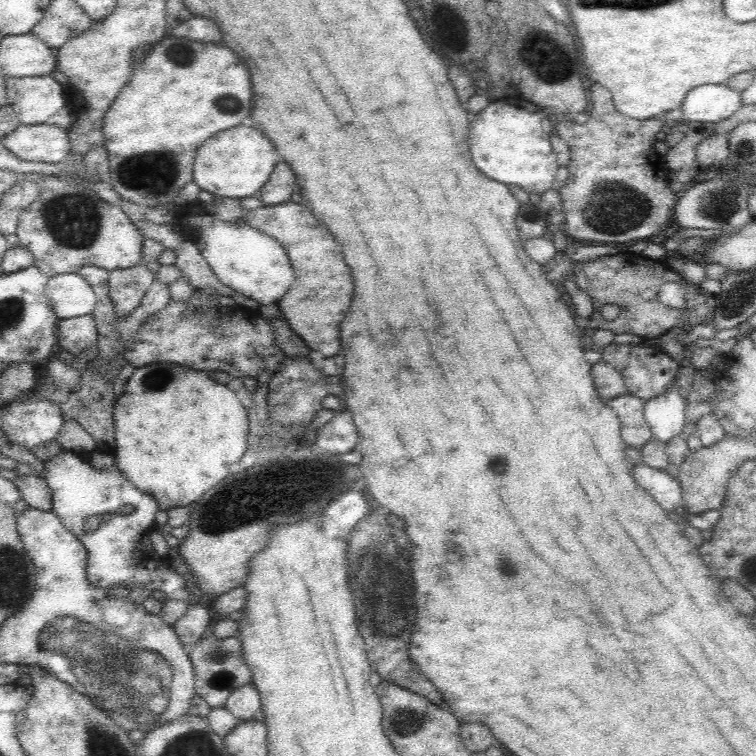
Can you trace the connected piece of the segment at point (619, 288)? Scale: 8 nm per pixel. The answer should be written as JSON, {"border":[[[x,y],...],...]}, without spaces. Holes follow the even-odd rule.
{"border":[[[558,248],[558,253],[551,262],[543,266],[548,280],[562,292],[566,302],[570,302],[570,310],[574,312],[574,320],[579,328],[585,328],[589,332],[598,328],[610,330],[616,334],[636,334],[646,340],[656,338],[660,334],[668,332],[671,328],[682,324],[682,329],[690,329],[695,325],[712,323],[717,306],[716,296],[707,294],[700,286],[692,286],[684,277],[677,274],[674,268],[662,261],[650,260],[646,256],[638,256],[632,252],[626,254],[614,254],[614,256],[598,256],[588,262],[576,263],[569,256],[569,248]],[[572,273],[575,276],[579,291],[590,296],[593,313],[583,319],[576,313],[573,298],[565,290],[564,276]],[[665,282],[678,282],[686,292],[686,308],[668,308],[658,301],[658,292]],[[607,304],[617,304],[620,307],[619,315],[614,320],[606,320],[601,313]]]}

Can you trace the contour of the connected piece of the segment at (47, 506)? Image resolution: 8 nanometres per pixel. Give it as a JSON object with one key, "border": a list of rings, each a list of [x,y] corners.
{"border":[[[22,474],[16,477],[15,485],[27,506],[42,511],[52,511],[53,500],[47,482],[41,476]]]}

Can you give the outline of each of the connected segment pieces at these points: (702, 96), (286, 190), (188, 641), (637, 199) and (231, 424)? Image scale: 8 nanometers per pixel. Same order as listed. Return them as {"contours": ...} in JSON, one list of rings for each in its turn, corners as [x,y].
{"contours":[[[[726,83],[702,84],[690,90],[688,96],[684,98],[680,108],[683,112],[680,120],[717,123],[732,116],[742,105],[741,91],[731,89]]],[[[280,162],[270,174],[268,182],[259,190],[262,204],[275,205],[291,200],[290,196],[294,193],[294,188],[297,188],[294,184],[296,174],[286,162]]],[[[190,604],[188,610],[174,624],[174,630],[178,633],[184,646],[190,648],[204,634],[206,627],[211,624],[210,612],[200,604]]],[[[593,82],[590,84],[592,86],[588,88],[592,88],[593,109],[589,112],[588,122],[580,125],[564,117],[560,119],[560,124],[554,127],[554,132],[571,150],[571,158],[566,165],[569,175],[564,186],[559,188],[566,234],[590,244],[644,240],[652,234],[662,234],[656,230],[664,228],[664,224],[668,222],[670,208],[676,204],[678,198],[678,194],[669,187],[672,172],[666,166],[665,157],[653,151],[656,134],[662,130],[662,118],[638,120],[628,117],[616,109],[607,88]]],[[[153,363],[136,368],[114,403],[115,466],[138,490],[154,496],[159,510],[188,506],[224,480],[230,464],[242,458],[248,438],[246,409],[229,387],[210,380],[206,372],[173,363]]]]}

